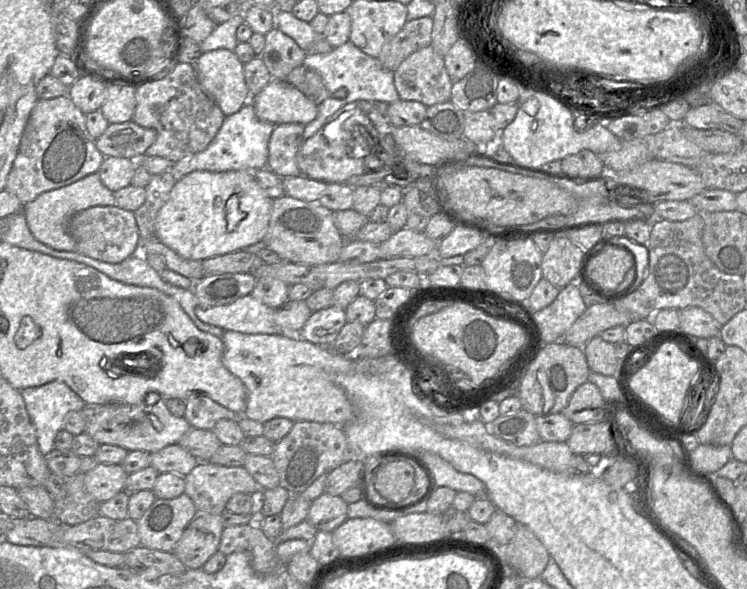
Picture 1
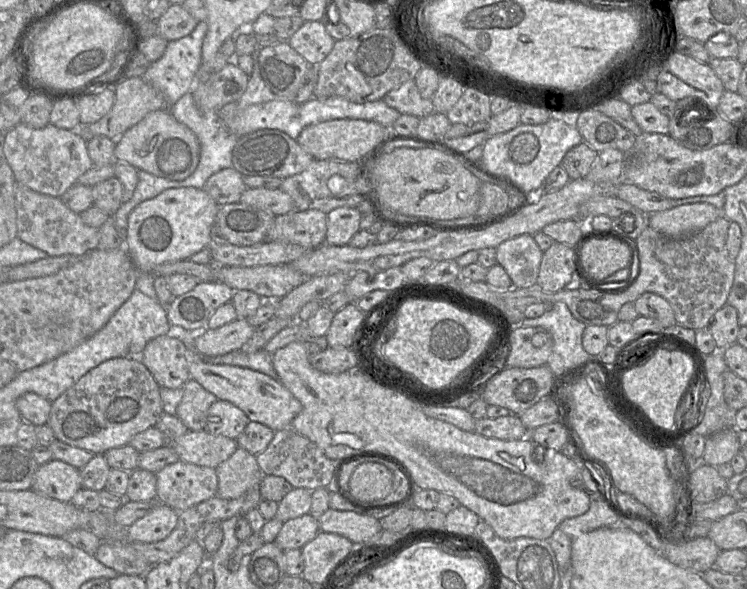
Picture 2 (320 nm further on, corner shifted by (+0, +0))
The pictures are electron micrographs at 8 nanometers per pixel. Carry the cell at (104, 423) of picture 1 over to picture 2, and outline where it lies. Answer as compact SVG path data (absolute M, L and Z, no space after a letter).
M114 358L91 369L52 401L46 425L52 429L56 440L87 450L92 454L103 454L111 448L128 445L136 434L155 427L163 413L160 386L140 359Z

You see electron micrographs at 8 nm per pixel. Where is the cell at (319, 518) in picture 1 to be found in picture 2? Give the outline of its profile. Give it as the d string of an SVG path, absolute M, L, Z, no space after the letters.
M311 513L286 521L275 543L282 550L301 549L320 532L318 518Z

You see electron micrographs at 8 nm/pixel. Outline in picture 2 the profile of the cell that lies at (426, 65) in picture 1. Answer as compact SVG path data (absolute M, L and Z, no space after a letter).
M414 79L390 90L382 99L401 114L424 117L434 112L432 100L421 96Z

